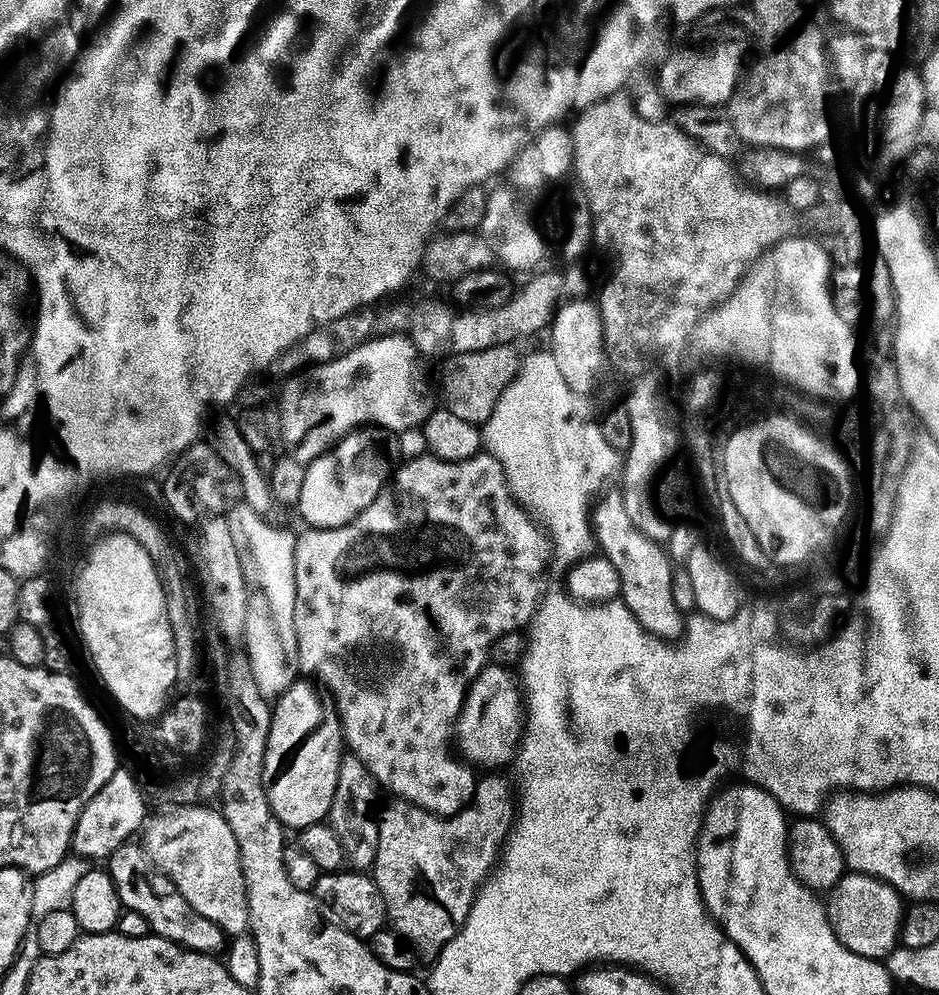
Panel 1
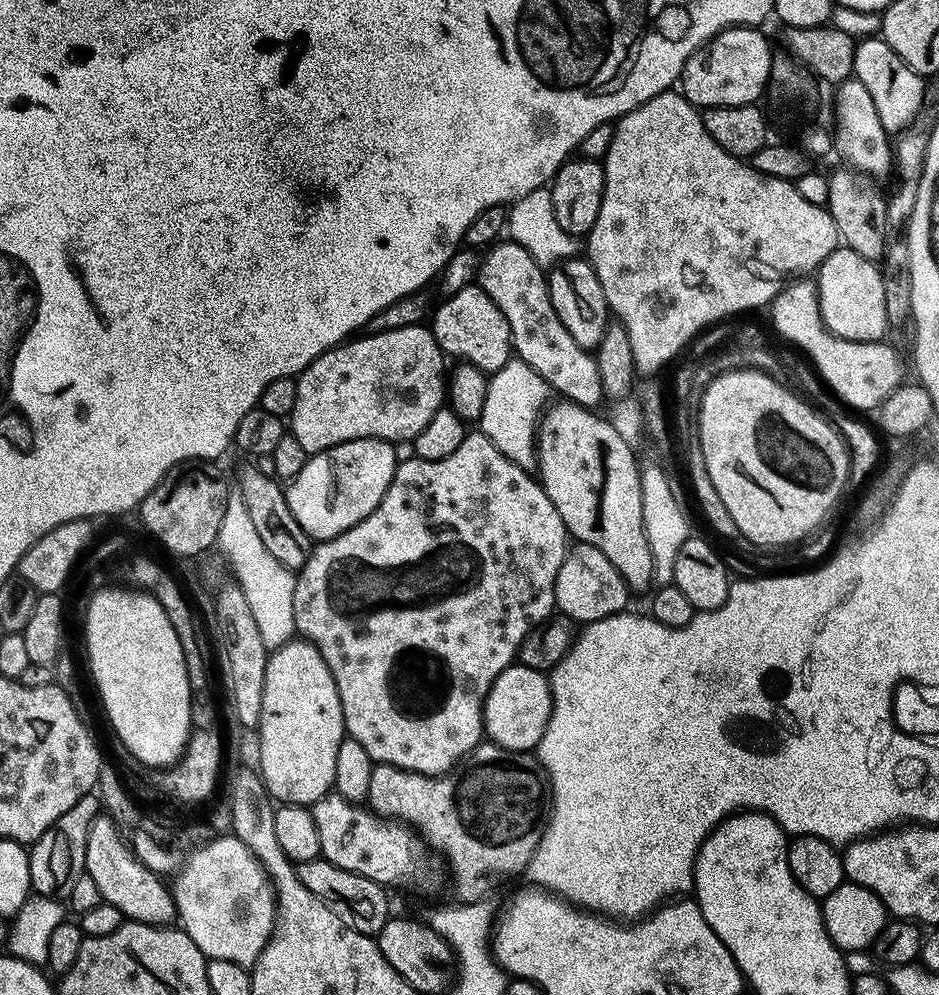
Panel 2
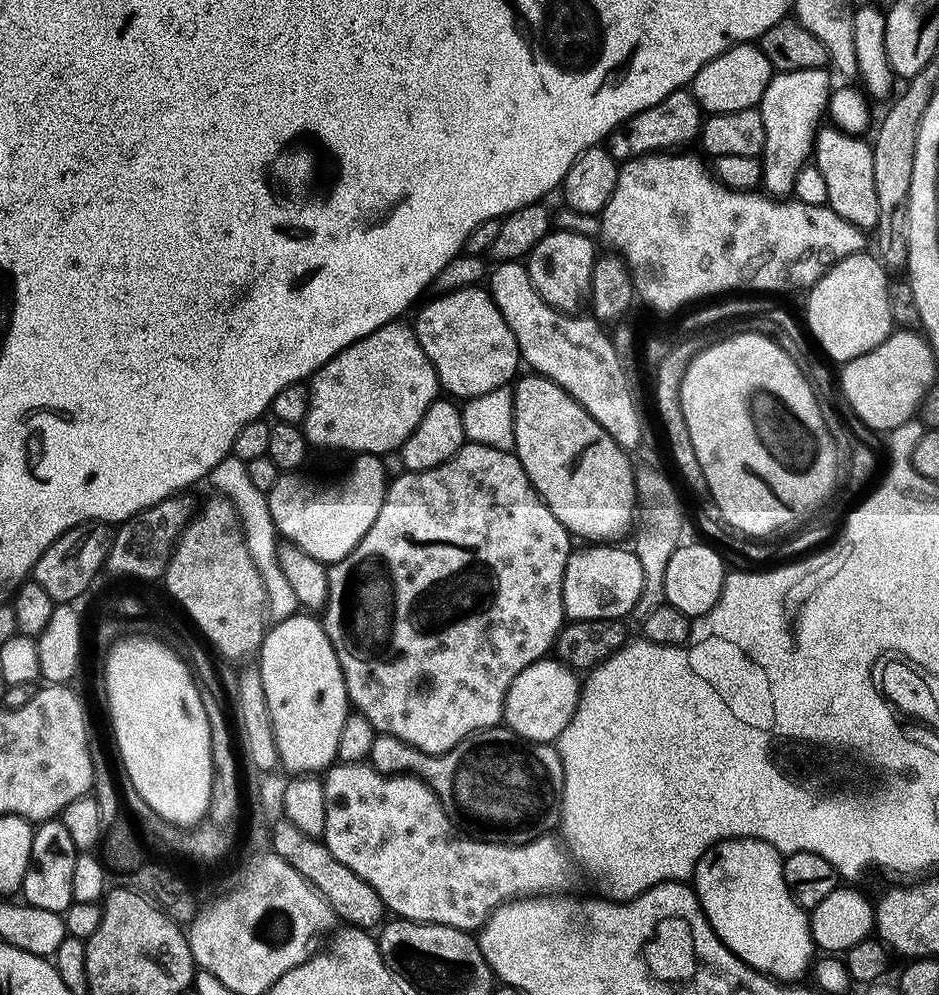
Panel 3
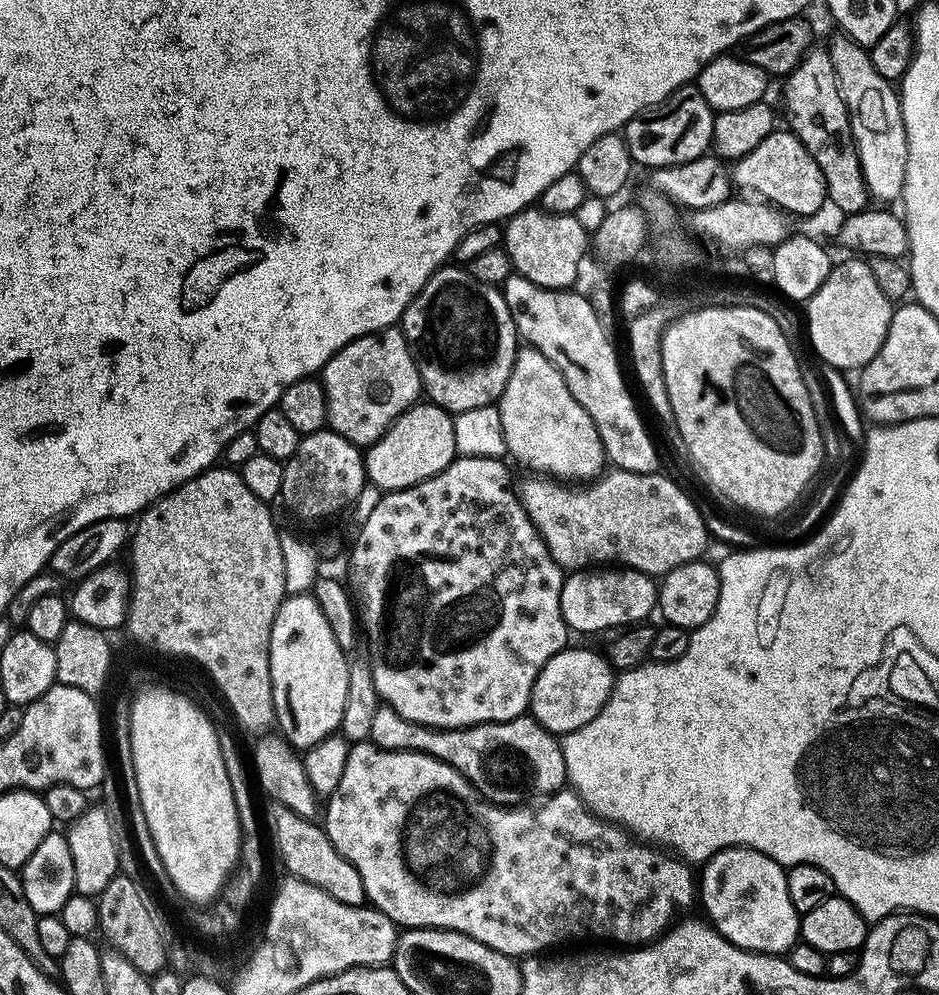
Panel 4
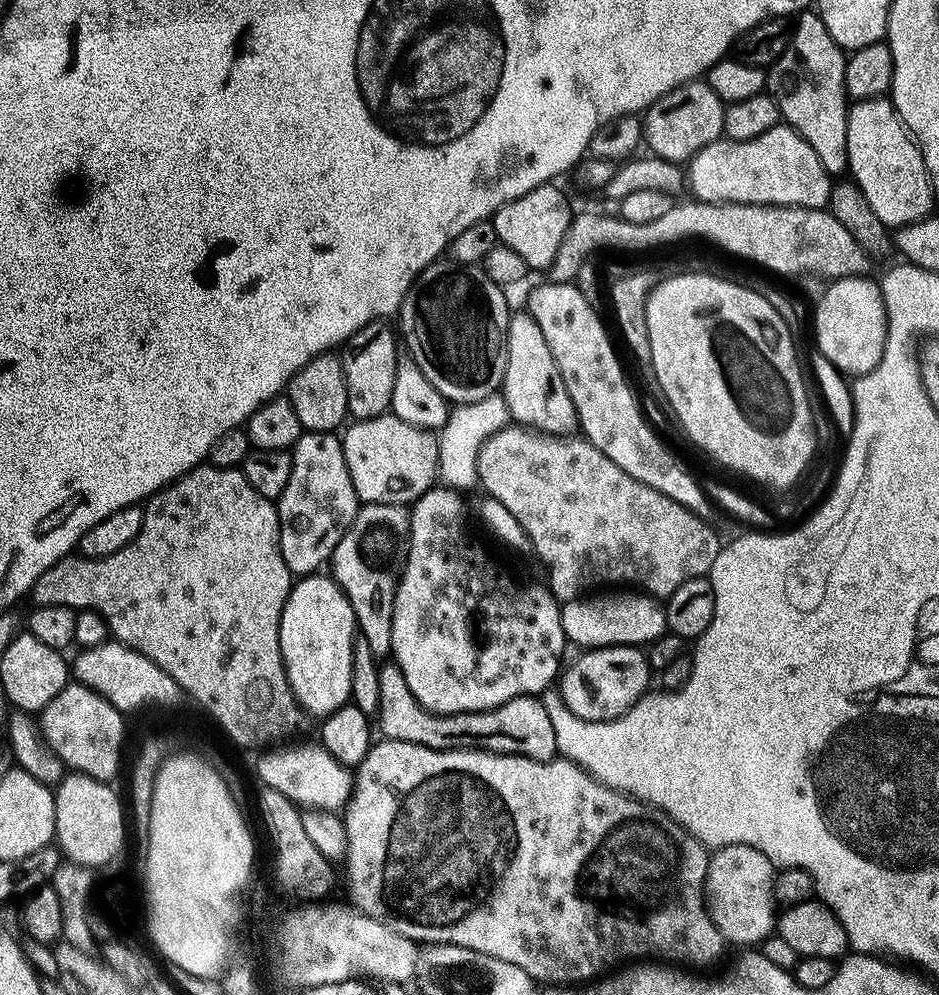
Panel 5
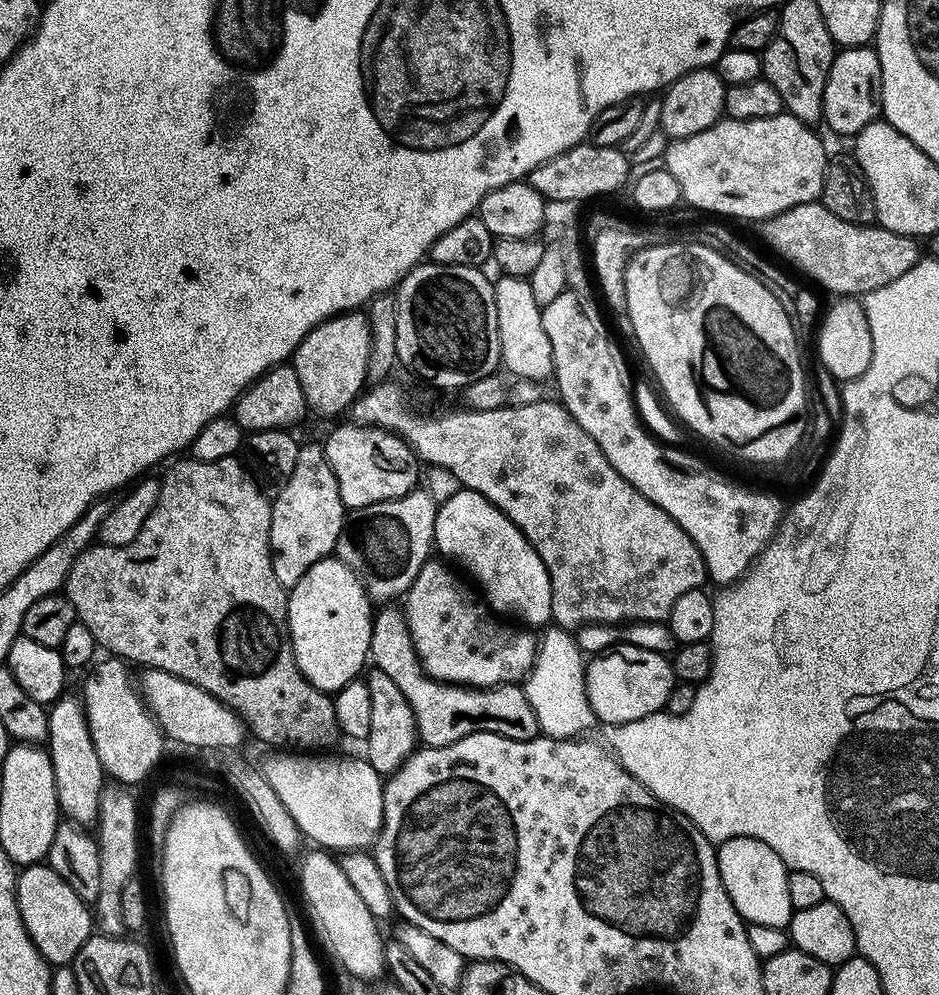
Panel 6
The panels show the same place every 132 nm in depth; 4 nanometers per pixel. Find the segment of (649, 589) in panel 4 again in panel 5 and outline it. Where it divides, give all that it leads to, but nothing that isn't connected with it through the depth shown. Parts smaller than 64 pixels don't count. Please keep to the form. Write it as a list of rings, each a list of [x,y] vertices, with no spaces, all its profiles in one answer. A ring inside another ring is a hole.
[[[608,590],[605,596],[588,594],[578,600],[563,601],[560,609],[564,639],[569,645],[577,644],[577,649],[614,648],[618,644],[629,646],[648,646],[653,640],[668,632],[668,619],[664,613],[665,605],[657,597],[649,596],[639,590]]]

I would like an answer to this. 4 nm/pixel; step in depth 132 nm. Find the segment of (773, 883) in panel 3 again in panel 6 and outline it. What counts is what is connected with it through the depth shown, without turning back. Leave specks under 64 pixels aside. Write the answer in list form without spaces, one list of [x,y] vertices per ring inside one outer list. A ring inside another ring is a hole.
[[[735,836],[716,848],[716,861],[722,886],[726,886],[726,894],[730,894],[730,902],[734,902],[738,914],[748,924],[784,928],[792,919],[794,909],[788,889],[789,869],[782,858],[766,846],[766,842]]]

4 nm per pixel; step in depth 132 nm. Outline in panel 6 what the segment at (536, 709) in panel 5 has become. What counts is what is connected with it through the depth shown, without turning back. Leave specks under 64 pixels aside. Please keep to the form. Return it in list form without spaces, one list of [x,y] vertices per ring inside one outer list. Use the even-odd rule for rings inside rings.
[[[384,606],[373,615],[368,654],[375,668],[382,670],[382,674],[390,674],[391,680],[402,692],[402,698],[406,698],[416,719],[416,734],[421,745],[430,748],[450,746],[475,732],[489,732],[515,740],[533,740],[538,735],[536,715],[530,706],[528,695],[519,683],[497,684],[495,688],[465,688],[459,684],[444,684],[441,680],[427,676],[414,650],[414,642],[410,638],[408,619],[404,617],[399,607]]]

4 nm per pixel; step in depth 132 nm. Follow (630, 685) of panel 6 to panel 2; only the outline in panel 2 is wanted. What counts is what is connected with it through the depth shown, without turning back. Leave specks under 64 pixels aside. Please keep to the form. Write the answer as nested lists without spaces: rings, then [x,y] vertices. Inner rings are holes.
[[[514,662],[490,686],[484,699],[484,736],[511,752],[532,752],[552,713],[552,685],[543,671]]]

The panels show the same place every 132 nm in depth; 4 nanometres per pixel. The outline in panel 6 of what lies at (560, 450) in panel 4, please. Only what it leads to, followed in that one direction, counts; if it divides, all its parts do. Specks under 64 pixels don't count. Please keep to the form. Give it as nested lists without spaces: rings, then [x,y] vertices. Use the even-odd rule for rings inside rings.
[[[501,275],[495,281],[496,309],[498,310],[498,338],[503,367],[521,380],[544,382],[552,376],[552,347],[546,338],[546,326],[542,326],[542,305],[534,302],[527,279]]]

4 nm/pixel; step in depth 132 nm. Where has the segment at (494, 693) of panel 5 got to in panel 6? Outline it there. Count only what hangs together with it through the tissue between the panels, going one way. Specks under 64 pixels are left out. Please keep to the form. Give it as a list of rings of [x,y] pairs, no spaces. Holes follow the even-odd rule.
[[[429,558],[422,566],[418,578],[414,578],[408,588],[402,604],[404,617],[408,619],[410,638],[424,672],[444,684],[459,684],[465,688],[495,688],[497,684],[523,681],[536,664],[537,637],[532,637],[527,627],[505,622],[499,615],[493,614],[489,605],[477,593],[476,597],[447,566],[443,559]]]

